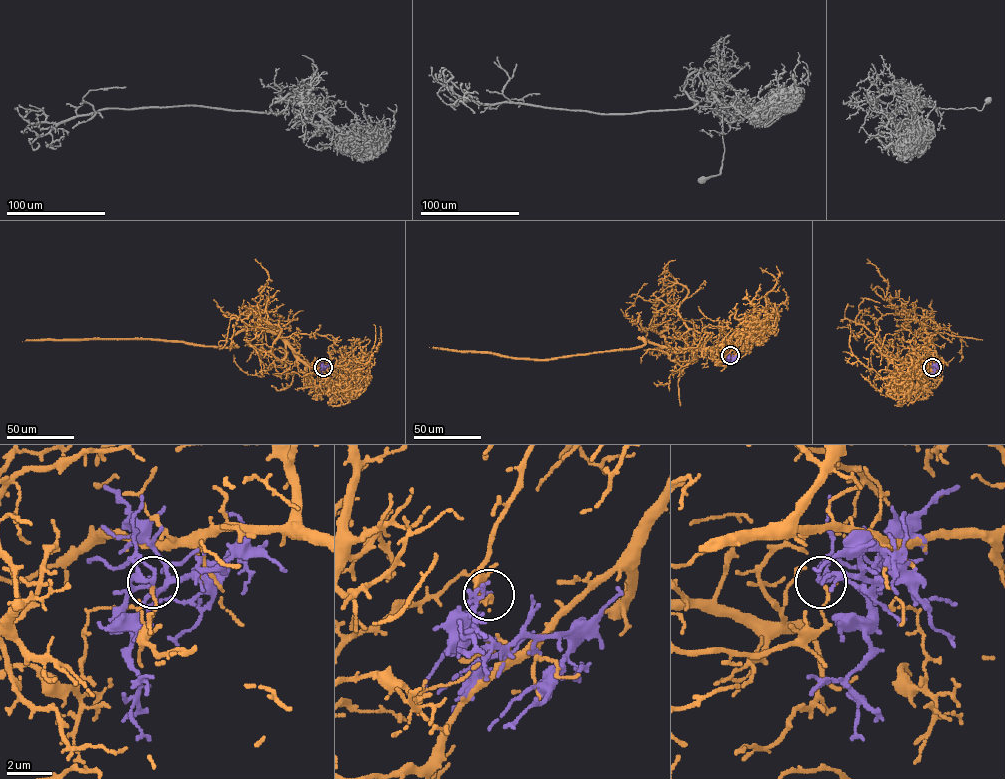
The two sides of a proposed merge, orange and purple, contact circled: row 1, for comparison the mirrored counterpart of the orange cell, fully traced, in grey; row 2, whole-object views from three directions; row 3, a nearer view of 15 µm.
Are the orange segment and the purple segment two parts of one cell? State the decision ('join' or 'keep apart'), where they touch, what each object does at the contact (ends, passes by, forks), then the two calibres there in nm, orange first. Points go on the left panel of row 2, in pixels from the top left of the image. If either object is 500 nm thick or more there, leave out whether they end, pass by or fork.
keep apart; place (323, 367); orange ends; purple passes by; calibres 120 and 150 nm

